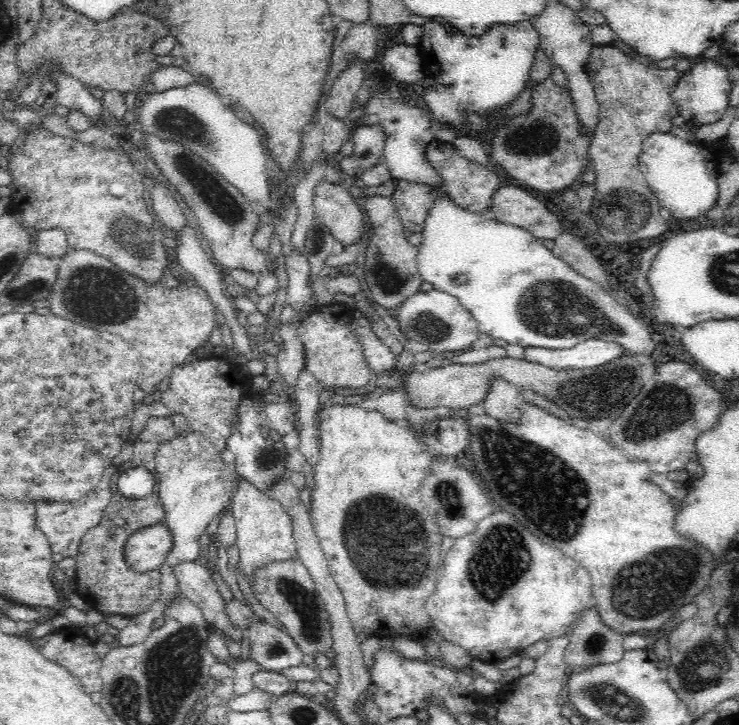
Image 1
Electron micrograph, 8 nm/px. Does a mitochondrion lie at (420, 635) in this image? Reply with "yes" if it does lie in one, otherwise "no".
no

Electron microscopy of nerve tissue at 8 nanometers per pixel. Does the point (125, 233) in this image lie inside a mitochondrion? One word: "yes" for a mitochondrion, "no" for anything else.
yes

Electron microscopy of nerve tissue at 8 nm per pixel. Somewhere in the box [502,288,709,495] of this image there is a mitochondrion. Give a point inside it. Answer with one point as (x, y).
(664, 407)

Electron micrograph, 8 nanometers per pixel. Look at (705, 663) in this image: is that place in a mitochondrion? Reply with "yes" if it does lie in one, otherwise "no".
yes

